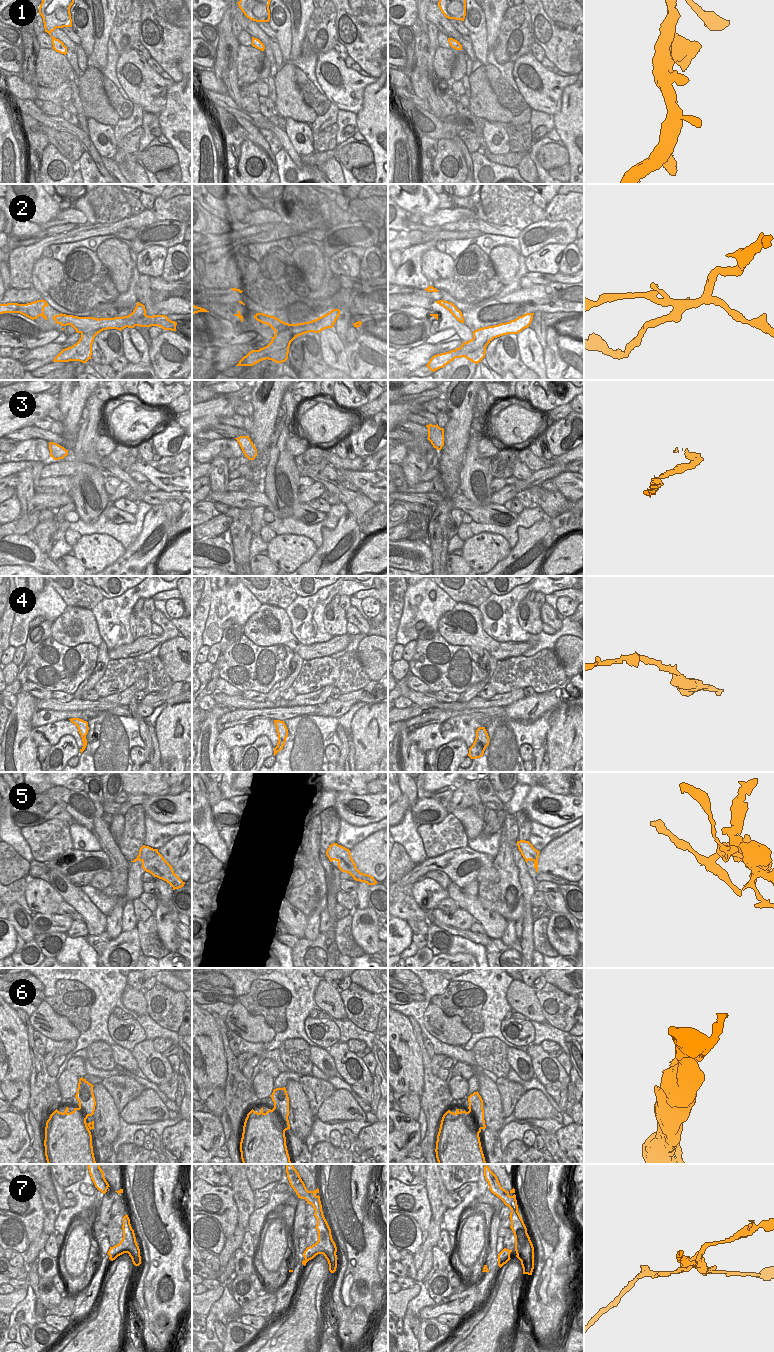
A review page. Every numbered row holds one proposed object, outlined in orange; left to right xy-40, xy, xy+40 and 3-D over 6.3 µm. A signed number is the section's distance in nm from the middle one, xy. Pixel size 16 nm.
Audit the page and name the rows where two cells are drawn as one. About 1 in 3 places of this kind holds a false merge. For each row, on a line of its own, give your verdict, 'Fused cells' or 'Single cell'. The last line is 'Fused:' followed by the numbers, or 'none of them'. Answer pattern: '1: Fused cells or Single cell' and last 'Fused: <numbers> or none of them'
1: Single cell
2: Fused cells
3: Single cell
4: Single cell
5: Fused cells
6: Single cell
7: Fused cells
Fused: 2, 5, 7

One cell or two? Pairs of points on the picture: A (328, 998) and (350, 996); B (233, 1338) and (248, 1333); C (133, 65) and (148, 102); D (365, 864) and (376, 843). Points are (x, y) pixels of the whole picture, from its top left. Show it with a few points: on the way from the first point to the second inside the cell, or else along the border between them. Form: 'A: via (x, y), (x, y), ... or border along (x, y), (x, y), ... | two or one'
A: border along (339, 993), (347, 1018) | two
B: via (237, 1336), (244, 1334) | one
C: via (134, 74), (148, 90), (148, 93) | one
D: via (370, 859), (376, 853), (376, 848) | one

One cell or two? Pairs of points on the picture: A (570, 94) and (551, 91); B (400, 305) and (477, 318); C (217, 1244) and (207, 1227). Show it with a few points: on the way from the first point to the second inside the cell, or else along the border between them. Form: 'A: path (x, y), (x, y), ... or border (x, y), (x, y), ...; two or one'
A: border (573, 83), (563, 90), (561, 108), (553, 115); two
B: border (463, 323), (472, 331); two
C: path (214, 1240), (207, 1231); one

